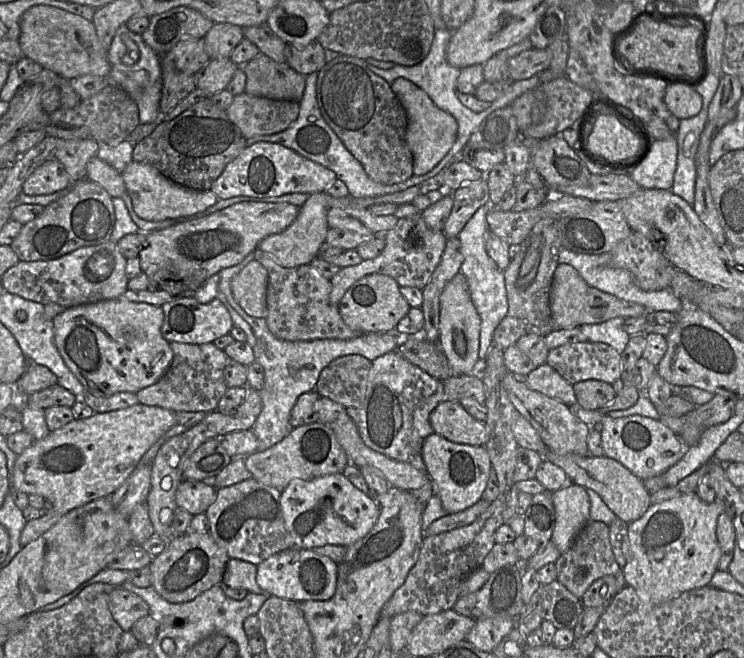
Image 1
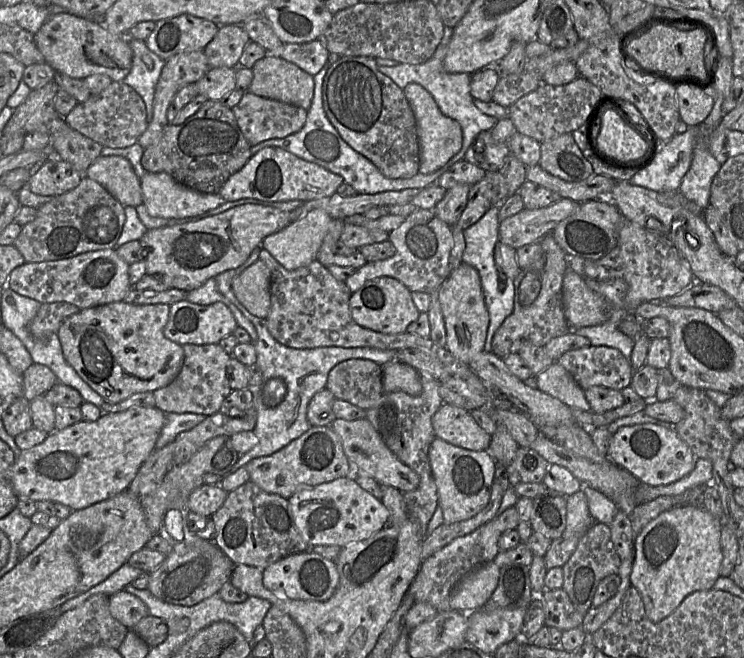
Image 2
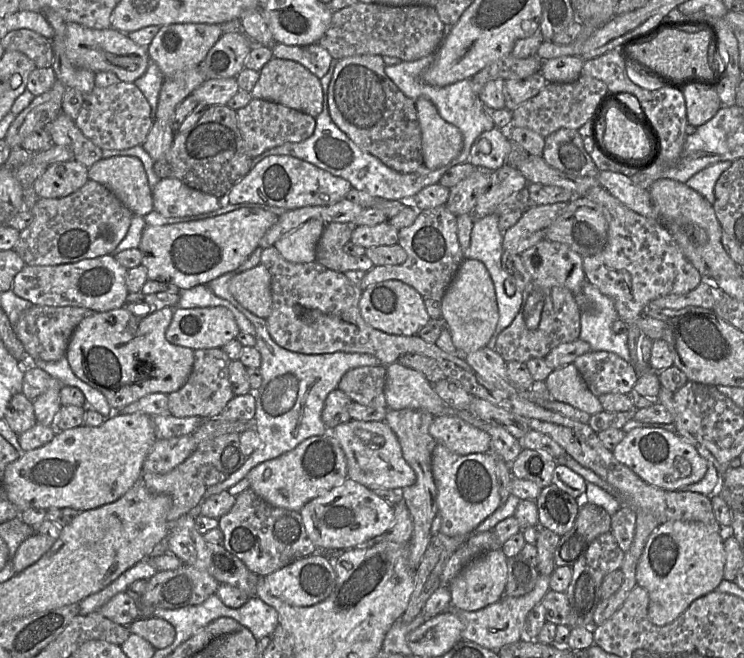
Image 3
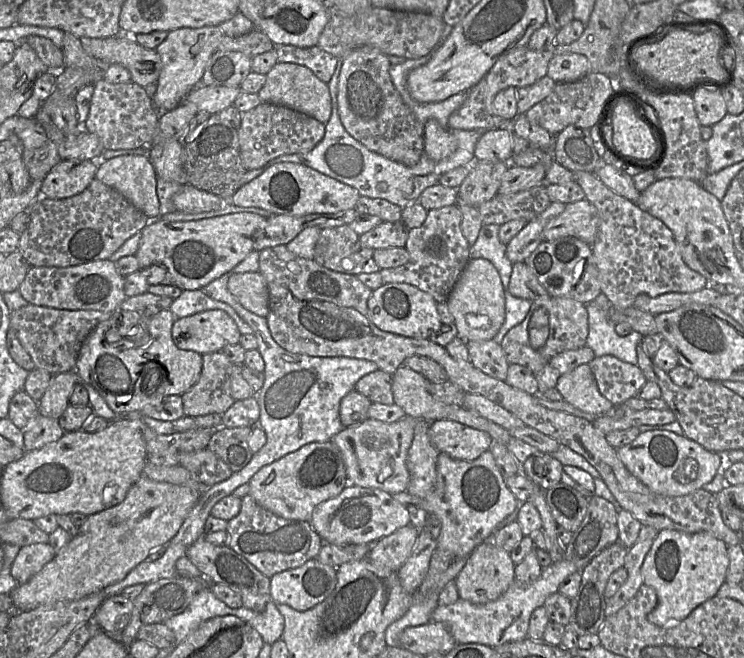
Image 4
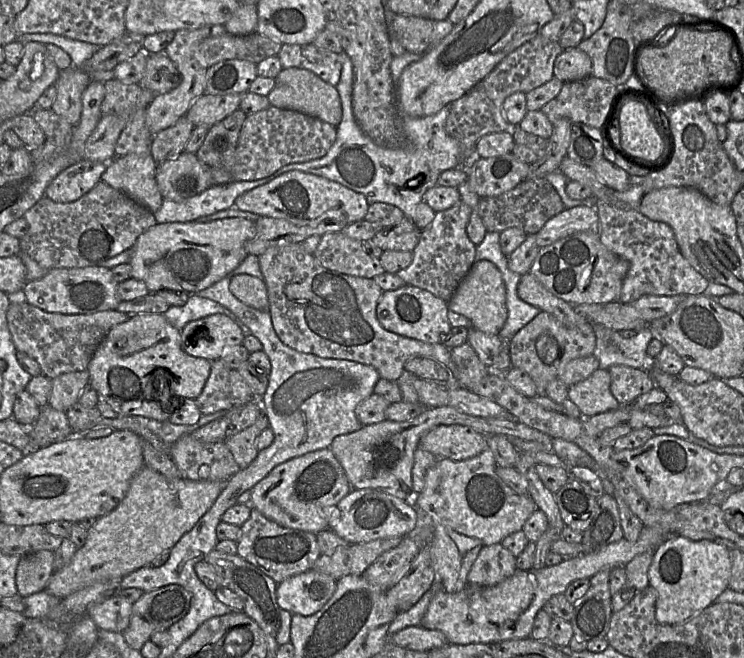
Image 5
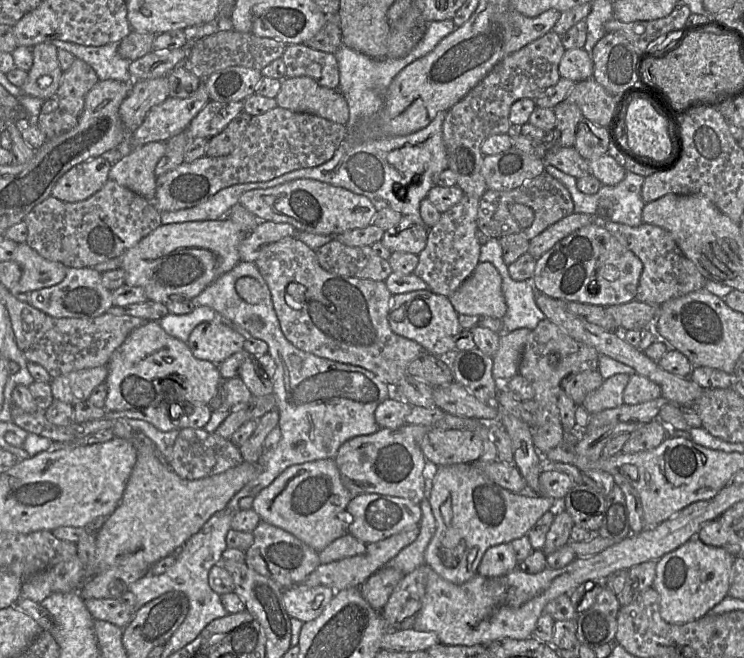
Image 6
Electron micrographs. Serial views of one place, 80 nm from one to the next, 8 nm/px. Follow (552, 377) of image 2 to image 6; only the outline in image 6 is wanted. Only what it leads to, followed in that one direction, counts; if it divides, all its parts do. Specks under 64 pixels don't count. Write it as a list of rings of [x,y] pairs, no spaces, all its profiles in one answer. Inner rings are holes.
[[[617,374],[604,380],[597,390],[587,395],[581,406],[590,415],[622,406],[624,404],[623,392],[629,379],[630,375]]]

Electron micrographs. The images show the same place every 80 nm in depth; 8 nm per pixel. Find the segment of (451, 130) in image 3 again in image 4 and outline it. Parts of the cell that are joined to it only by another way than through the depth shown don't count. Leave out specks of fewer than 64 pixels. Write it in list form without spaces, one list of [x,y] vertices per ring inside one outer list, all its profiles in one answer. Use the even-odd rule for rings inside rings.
[[[435,119],[424,124],[424,152],[428,158],[441,161],[457,149],[457,139],[448,129],[444,129]]]

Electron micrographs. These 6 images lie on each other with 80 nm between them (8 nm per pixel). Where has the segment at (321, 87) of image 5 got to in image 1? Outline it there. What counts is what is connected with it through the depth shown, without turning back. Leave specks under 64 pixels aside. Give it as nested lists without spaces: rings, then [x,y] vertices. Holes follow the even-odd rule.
[[[260,54],[243,67],[246,74],[245,93],[270,99],[290,100],[299,102],[304,94],[306,75],[298,73],[288,63],[279,63],[272,58]]]

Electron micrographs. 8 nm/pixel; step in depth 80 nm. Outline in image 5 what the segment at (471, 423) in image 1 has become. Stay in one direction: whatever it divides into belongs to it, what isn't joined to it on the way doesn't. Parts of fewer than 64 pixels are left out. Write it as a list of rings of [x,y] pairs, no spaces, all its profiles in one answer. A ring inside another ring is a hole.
[[[440,425],[426,432],[419,446],[438,459],[463,461],[488,447],[487,437],[462,425]]]

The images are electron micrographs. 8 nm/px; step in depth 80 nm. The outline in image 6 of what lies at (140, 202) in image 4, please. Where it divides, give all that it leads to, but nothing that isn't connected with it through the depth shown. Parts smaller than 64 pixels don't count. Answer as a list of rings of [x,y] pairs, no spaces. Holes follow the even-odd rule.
[[[150,142],[134,148],[111,165],[108,178],[153,201],[156,193],[155,168],[165,150],[165,142]]]

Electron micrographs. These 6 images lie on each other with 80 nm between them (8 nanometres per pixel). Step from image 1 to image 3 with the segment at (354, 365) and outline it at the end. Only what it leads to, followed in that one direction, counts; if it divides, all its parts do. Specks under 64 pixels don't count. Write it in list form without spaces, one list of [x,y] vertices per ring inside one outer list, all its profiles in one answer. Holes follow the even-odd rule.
[[[383,365],[358,367],[343,375],[337,389],[360,405],[385,408],[385,379],[386,367]]]

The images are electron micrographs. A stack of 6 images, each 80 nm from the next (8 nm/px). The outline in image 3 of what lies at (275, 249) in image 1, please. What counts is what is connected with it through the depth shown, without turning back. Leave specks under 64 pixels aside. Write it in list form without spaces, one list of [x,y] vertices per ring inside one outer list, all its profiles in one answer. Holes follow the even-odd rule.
[[[310,219],[277,240],[273,247],[289,262],[314,262],[316,261],[316,246],[325,227],[326,224],[323,221]]]

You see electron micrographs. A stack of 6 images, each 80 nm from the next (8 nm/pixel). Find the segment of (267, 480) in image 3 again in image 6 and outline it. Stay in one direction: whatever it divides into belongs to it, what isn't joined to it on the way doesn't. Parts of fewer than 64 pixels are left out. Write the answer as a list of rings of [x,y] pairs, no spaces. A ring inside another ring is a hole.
[[[333,459],[296,464],[285,469],[253,500],[252,509],[262,521],[292,534],[316,552],[321,552],[334,540],[348,534],[348,522],[342,519],[353,496],[341,481]]]

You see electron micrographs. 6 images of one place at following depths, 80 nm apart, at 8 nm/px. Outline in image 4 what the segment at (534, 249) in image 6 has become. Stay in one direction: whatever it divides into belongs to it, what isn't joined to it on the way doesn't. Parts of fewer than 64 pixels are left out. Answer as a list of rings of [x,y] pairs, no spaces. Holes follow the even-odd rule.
[[[587,199],[566,204],[558,216],[544,227],[543,241],[553,241],[572,236],[592,245],[599,229],[599,215],[596,207]]]

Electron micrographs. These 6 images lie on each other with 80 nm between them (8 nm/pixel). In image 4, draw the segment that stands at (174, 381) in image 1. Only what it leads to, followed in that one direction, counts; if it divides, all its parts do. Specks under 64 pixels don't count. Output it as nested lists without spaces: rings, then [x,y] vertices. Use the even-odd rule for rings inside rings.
[[[221,352],[202,355],[199,380],[182,397],[185,416],[223,414],[235,402],[231,394],[233,363]]]

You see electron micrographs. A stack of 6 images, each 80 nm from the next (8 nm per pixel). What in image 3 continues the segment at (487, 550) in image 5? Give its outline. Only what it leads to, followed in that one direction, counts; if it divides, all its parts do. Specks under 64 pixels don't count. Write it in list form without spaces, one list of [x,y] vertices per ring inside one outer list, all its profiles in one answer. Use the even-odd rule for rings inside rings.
[[[500,548],[465,566],[450,582],[451,608],[477,611],[498,602],[507,581],[507,559]]]

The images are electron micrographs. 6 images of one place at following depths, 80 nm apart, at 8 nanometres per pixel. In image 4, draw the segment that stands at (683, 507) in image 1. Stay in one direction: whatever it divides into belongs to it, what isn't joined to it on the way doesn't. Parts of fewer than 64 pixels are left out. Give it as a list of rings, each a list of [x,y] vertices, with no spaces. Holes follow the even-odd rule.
[[[659,531],[641,567],[644,585],[653,588],[657,595],[657,606],[648,614],[648,621],[658,627],[676,625],[699,605],[716,596],[726,582],[727,547],[706,532]]]

